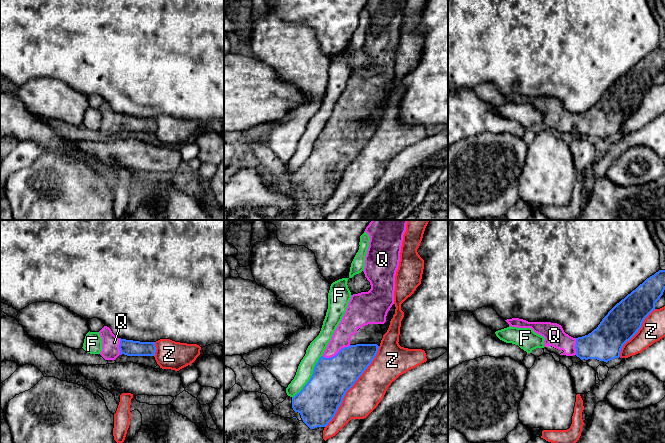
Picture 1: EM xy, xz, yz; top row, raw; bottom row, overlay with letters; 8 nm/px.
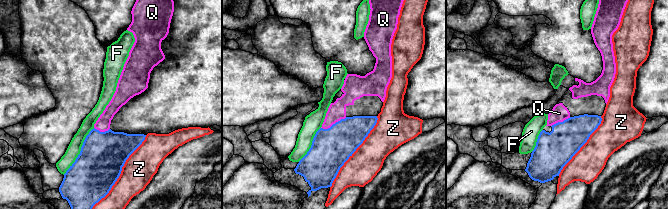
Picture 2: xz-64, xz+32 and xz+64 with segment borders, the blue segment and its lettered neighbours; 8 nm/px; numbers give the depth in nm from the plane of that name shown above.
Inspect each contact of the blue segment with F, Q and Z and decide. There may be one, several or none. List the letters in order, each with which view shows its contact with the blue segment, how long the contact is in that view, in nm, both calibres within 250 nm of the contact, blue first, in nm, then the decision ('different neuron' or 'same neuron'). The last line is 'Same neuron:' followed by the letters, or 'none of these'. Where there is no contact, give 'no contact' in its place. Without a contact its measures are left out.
F: meets blue in xz; contact 420 nm long; 320 nm thick on the blue side, 140 nm on the other; different neuron
Q: meets blue in xz; contact 240 nm long; 320 nm thick on the blue side, 150 nm on the other; same neuron
Z: meets blue in xz; contact 800 nm long; 320 nm thick on the blue side, 260 nm on the other; different neuron
Same neuron: Q

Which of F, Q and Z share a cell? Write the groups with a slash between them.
F / Q / Z

